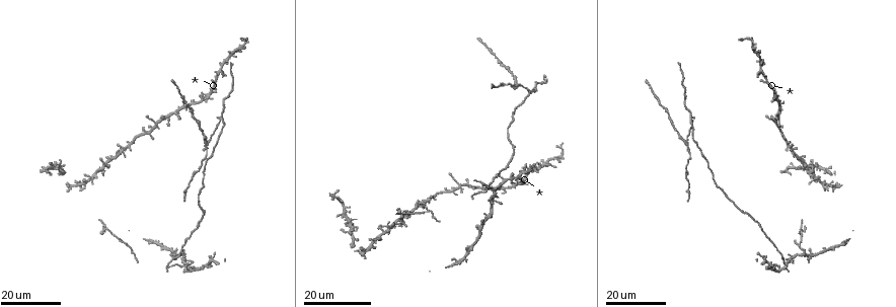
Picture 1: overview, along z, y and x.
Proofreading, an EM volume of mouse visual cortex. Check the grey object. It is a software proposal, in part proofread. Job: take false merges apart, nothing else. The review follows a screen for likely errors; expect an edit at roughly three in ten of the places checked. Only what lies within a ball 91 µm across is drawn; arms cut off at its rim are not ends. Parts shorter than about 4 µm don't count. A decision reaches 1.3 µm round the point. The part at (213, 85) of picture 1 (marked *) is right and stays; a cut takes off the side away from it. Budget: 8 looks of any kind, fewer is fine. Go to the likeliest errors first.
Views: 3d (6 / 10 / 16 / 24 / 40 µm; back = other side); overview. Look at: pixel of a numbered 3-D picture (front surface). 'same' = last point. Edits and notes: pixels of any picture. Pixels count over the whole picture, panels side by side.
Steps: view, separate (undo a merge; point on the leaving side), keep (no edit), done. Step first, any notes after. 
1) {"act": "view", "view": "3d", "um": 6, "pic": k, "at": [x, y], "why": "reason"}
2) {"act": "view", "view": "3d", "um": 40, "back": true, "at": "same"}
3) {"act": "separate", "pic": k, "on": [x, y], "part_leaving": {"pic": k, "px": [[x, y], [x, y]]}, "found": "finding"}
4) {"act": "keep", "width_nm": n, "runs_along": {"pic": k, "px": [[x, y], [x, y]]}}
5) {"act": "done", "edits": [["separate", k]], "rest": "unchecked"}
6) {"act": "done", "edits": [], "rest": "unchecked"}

{"act": "view", "view": "3d", "um": 16, "pic": 1, "at": [221, 118], "why": "looks like a crossing"}

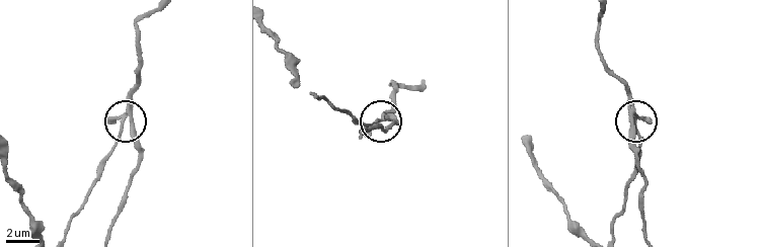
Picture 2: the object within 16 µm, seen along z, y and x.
{"act": "view", "view": "3d", "um": 6, "pic": 2, "at": [379, 119]}

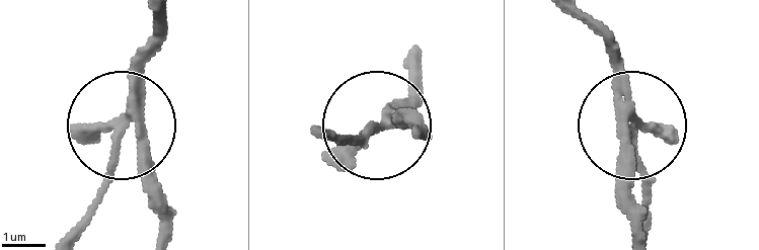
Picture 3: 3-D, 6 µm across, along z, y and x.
{"act": "separate", "pic": 3, "on": [116, 158], "part_leaving": {"pic": 3, "px": [[140, 104], [82, 231]]}, "found": "a second neuron is stuck on"}

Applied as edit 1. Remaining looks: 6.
{"act": "view", "view": "3d", "um": 16, "pic": 1, "at": [156, 124], "why": "a fork"}

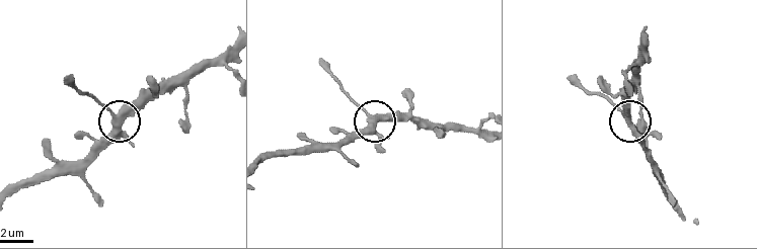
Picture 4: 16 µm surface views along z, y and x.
{"act": "view", "view": "3d", "um": 10, "pic": 4, "at": [116, 117], "why": "closer look"}

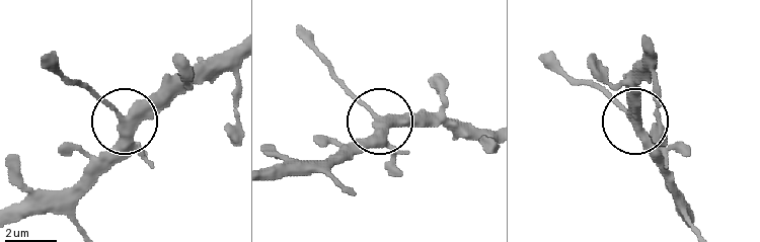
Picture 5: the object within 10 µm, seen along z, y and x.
{"act": "keep", "width_nm": 330, "runs_along": {"pic": 5, "px": [[652, 42], [636, 117], [625, 117], [588, 80]]}, "found": "one neuron here"}

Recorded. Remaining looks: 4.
{"act": "view", "view": "3d", "um": 16, "pic": 1, "at": [815, 180], "why": "looks like a crossing"}

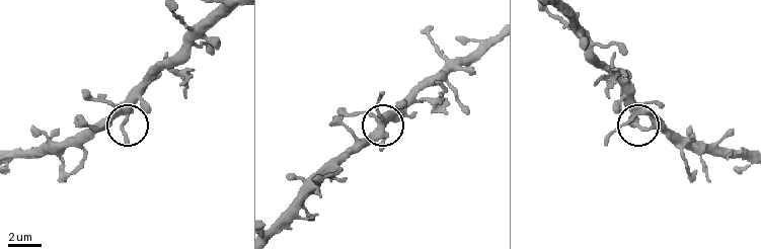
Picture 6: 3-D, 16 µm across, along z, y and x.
{"act": "view", "view": "3d", "um": 10, "pic": 6, "at": [383, 122]}

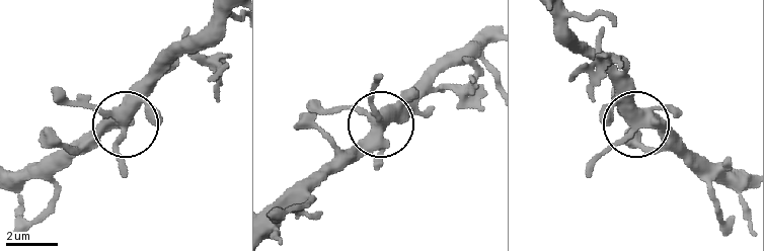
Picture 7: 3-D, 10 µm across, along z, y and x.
{"act": "keep", "arms": 5, "runs_along": {"pic": 7, "px": [[219, 18], [160, 77], [134, 115], [84, 134]]}, "found": "one neuron here"}

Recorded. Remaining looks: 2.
{"act": "view", "view": "3d", "um": 16, "pic": 1, "at": [779, 107], "why": "four-way junction"}

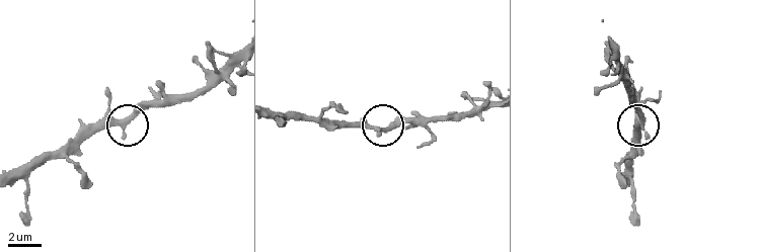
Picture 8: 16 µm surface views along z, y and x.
{"act": "view", "view": "3d", "um": 10, "pic": 8, "at": [121, 122]}

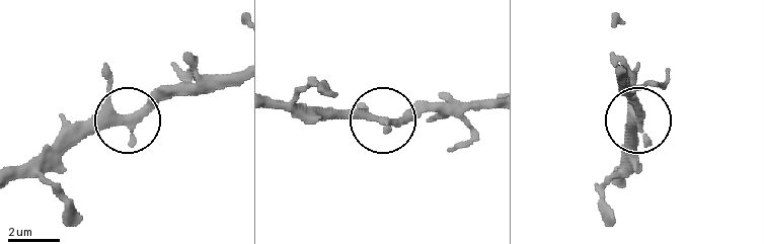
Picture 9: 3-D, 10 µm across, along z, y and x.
{"act": "keep", "arms": 4, "runs_along": {"pic": 9, "px": [[237, 72], [192, 76], [100, 126], [63, 126]]}, "found": "continuous, no second neuron"}

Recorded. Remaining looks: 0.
{"act": "done", "edits": [["separate", 3]], "rest": "unchecked"}

